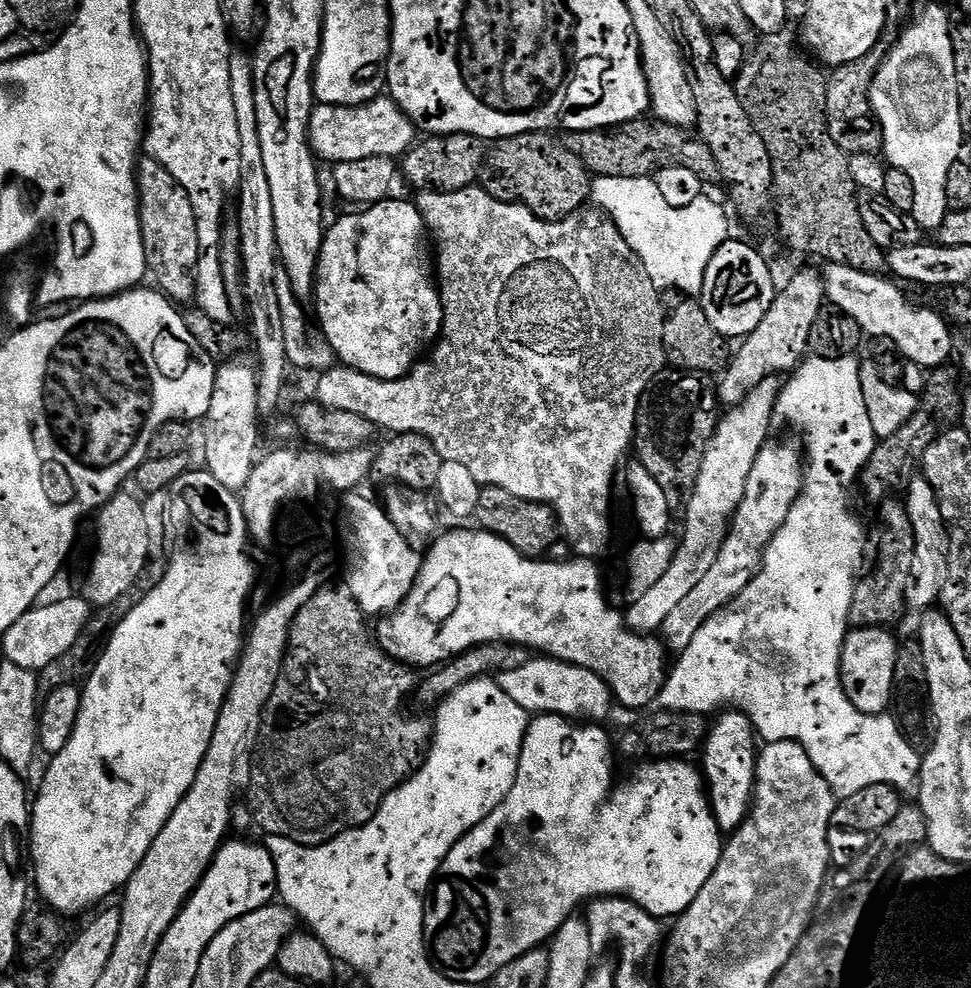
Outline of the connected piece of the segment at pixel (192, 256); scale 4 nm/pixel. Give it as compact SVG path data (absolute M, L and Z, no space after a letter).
M144 158L136 166L136 192L140 196L140 229L144 243L144 257L148 263L147 271L156 279L155 287L163 292L173 304L188 306L196 299L196 267L200 257L198 246L198 222L194 218L194 206L190 194L156 160Z

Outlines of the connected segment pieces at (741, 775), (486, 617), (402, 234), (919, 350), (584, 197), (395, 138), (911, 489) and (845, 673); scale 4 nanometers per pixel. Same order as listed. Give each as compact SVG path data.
M724 710L716 718L716 725L709 730L708 741L704 744L702 775L706 781L708 803L716 815L716 825L721 833L728 834L741 828L752 806L756 791L758 737L752 723L742 712Z
M475 531L448 532L429 550L428 556L426 552L420 566L418 578L414 582L407 599L400 604L400 607L395 612L391 613L387 618L381 619L377 623L381 623L377 628L375 625L374 636L382 651L388 653L393 660L401 664L415 666L417 669L428 667L428 669L431 669L433 666L443 665L454 656L461 656L462 653L468 652L478 644L521 644L523 648L535 650L545 657L561 660L567 664L573 664L598 674L608 683L608 689L611 690L615 703L619 707L620 704L624 708L644 708L647 704L649 706L655 705L656 696L666 679L666 664L664 668L666 649L659 639L653 638L648 634L640 635L631 631L625 617L621 613L619 616L614 609L608 608L608 600L604 597L604 584L600 581L600 568L596 565L599 563L595 559L575 558L576 560L568 560L565 564L551 564L548 558L523 556L518 549L510 546L510 542L506 542L500 536L495 536L493 532Z
M387 198L381 200L381 202L365 207L363 210L356 210L353 216L342 217L333 228L331 225L325 231L322 250L320 251L320 261L316 267L315 304L316 316L320 319L319 329L327 337L336 354L336 359L341 365L355 368L356 371L379 380L400 380L416 367L422 356L420 351L424 347L427 349L429 346L435 345L444 326L444 311L440 301L438 280L434 275L434 256L430 251L430 240L426 235L424 219L411 199L394 200L394 198Z
M829 263L825 268L828 269L822 272L822 279L824 281L824 295L827 303L831 307L850 314L850 318L854 318L854 322L858 322L860 331L865 337L876 336L872 338L879 338L881 341L891 344L909 365L917 364L918 367L925 368L925 370L945 367L951 361L948 360L951 356L953 359L954 344L952 348L952 334L950 332L952 330L939 311L933 310L931 312L928 308L915 308L895 288L897 285L891 279L888 279L889 281L884 280L885 277L883 275L866 274L862 270L854 270L845 264Z
M527 132L499 141L487 153L480 168L479 187L507 204L525 204L540 220L563 220L589 203L593 177L588 167L570 150L563 139L548 132Z
M377 98L358 106L317 103L308 123L308 144L317 161L335 166L366 158L400 158L413 147L418 129L391 98Z
M916 474L904 490L904 505L915 534L915 558L911 566L911 576L906 590L905 605L912 611L925 611L933 607L940 595L944 575L948 570L949 534L937 495L922 474Z
M857 628L849 631L844 638L844 647L840 649L840 681L846 698L867 716L885 715L892 702L898 640L890 633L883 628Z

